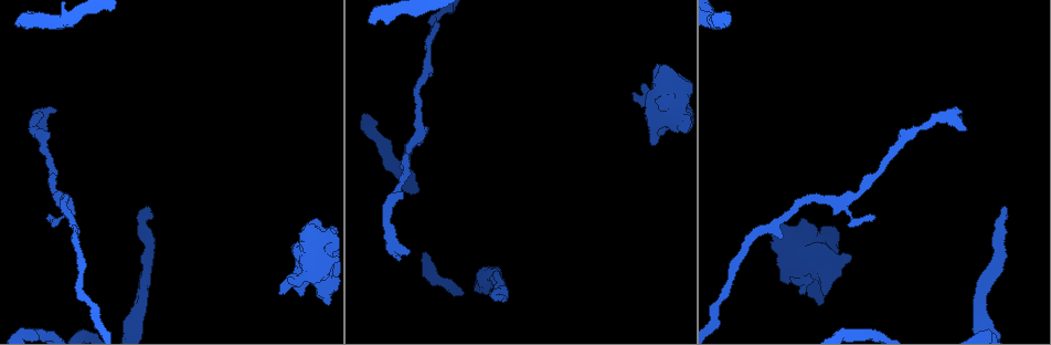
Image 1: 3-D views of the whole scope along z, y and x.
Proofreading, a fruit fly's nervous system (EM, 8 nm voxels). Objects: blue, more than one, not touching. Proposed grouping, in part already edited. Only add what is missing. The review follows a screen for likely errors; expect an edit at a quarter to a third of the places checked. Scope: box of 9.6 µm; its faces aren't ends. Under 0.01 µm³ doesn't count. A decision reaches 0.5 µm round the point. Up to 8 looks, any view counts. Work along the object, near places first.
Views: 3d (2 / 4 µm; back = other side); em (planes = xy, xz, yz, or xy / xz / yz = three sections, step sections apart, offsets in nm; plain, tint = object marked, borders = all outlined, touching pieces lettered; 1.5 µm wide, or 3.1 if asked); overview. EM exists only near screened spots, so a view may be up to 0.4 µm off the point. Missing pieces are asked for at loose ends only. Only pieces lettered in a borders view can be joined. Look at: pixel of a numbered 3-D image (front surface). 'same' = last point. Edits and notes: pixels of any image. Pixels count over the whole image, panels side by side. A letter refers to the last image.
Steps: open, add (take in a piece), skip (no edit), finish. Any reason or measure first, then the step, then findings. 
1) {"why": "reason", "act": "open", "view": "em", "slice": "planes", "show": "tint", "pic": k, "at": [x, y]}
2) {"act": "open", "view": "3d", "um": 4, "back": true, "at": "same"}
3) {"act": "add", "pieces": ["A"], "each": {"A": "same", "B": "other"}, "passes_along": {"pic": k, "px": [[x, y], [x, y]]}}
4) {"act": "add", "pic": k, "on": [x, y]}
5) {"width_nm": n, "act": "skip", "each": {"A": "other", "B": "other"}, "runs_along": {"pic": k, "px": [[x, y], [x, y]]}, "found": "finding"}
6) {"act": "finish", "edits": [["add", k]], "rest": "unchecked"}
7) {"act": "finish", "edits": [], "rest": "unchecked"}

{"why": "end of a long branch", "act": "open", "view": "em", "slice": "xy", "step": 8, "show": "borders", "pic": 1, "at": [504, 298]}

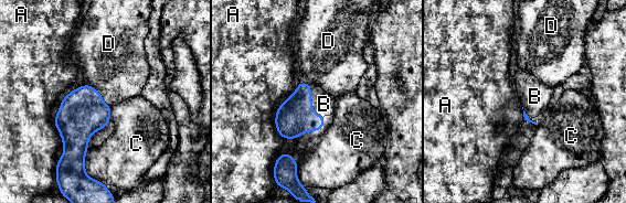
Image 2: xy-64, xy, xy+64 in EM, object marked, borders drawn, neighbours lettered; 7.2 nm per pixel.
{"act": "open", "view": "em", "slice": "planes", "show": "borders", "at": "same"}

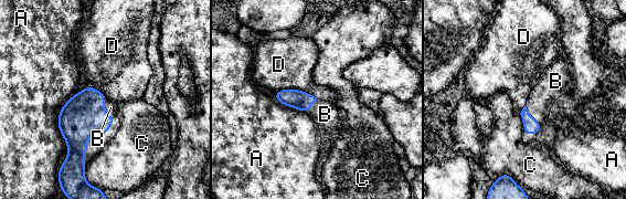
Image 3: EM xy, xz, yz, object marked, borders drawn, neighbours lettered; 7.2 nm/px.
{"longest_contact_nm": ["A", 440], "act": "add", "pic": 3, "on": [110, 107], "each": {"A": "other", "B": "same", "C": "other", "D": "other"}, "found": "it goes on there"}

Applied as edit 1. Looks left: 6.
{"why": "redraw", "act": "open", "view": "overview"}

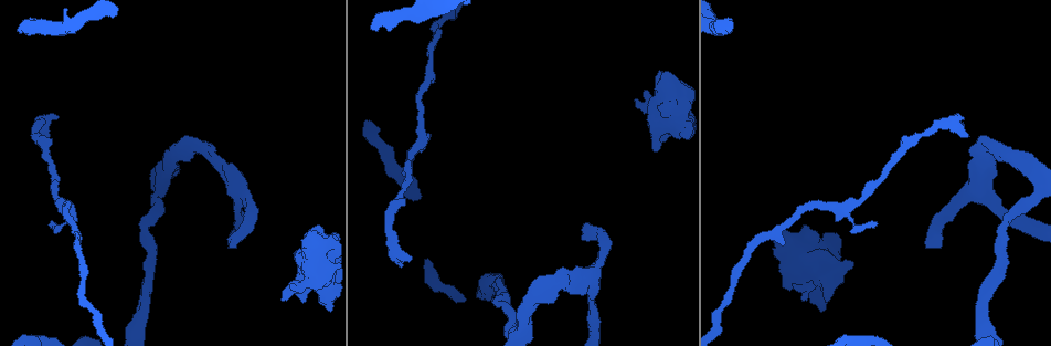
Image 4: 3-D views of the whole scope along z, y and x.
{"why": "an open end", "act": "open", "view": "em", "slice": "planes", "show": "borders", "pic": 4, "at": [927, 247]}

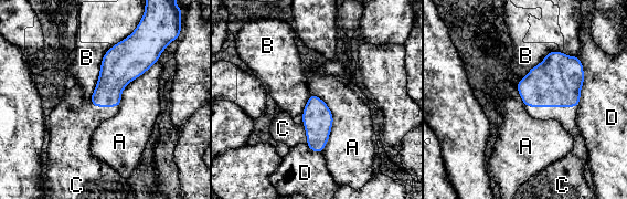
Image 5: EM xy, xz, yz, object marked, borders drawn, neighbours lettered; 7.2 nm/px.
{"act": "add", "pic": 5, "on": [566, 116], "each": {"A": "other", "B": "other", "C": "same", "D": "other"}, "passes_along": {"pic": 5, "px": [[556, 82], [552, 106], [566, 116]]}, "found": "the cell continues"}

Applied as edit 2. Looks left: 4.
{"why": "thick end", "act": "open", "view": "em", "slice": "yz", "step": 4, "show": "borders", "pic": 4, "at": [310, 234]}

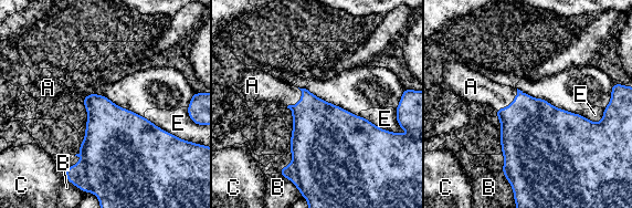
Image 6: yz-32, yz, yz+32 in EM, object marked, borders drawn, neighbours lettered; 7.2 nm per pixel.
{"act": "add", "pic": 6, "on": [481, 90], "each": {"A": "same", "B": "other", "C": "other", "E": "other"}, "found": "the cell continues"}

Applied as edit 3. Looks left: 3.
{"act": "finish", "edits": [["add", 3], ["add", 5], ["add", 6]], "rest": "unchecked"}

